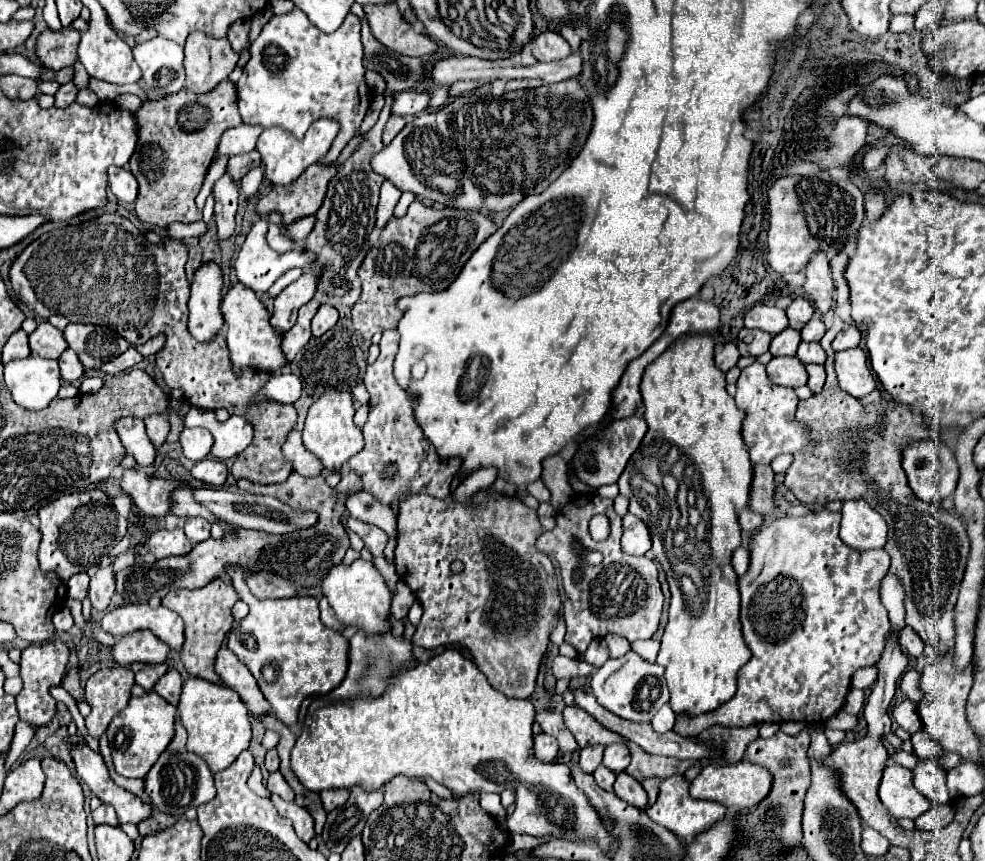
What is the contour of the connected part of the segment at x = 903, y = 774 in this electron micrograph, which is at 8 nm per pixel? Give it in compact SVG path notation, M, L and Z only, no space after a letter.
M889 764L883 770L883 778L879 784L879 798L895 818L915 820L919 814L927 812L933 806L929 798L925 798L913 788L911 770L897 764Z

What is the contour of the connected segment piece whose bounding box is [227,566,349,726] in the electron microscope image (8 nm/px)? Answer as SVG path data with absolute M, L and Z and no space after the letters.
M227 566L227 574L241 600L249 606L249 614L229 630L227 648L255 676L261 692L273 706L273 714L285 726L293 726L297 724L301 702L307 696L329 694L345 678L349 640L323 626L317 598L295 596L285 600L257 600L249 592L239 568Z

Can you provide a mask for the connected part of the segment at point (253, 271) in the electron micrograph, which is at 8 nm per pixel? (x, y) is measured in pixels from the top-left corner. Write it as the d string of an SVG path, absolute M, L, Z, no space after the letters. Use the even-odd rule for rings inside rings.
M259 220L257 224L253 224L251 232L247 234L241 250L237 252L235 260L233 260L233 270L237 274L237 280L245 286L249 286L251 290L255 290L257 294L263 294L271 288L271 284L289 268L307 268L313 264L315 260L315 254L313 252L287 252L287 254L277 254L275 250L269 248L267 240L265 240L265 234L267 234L267 222L265 220Z

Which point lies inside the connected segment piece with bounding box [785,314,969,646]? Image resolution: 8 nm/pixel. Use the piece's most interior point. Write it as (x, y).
(857, 454)

